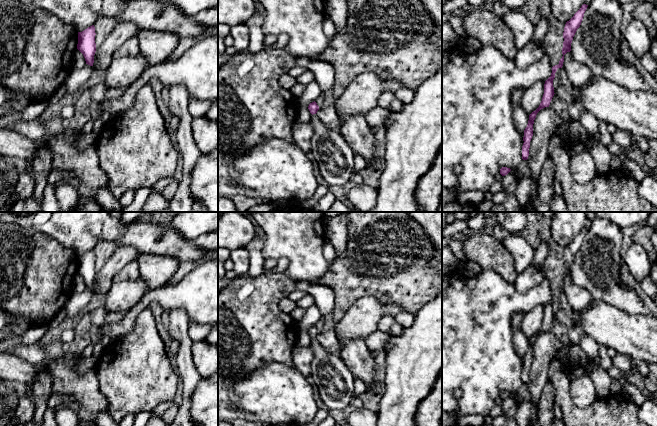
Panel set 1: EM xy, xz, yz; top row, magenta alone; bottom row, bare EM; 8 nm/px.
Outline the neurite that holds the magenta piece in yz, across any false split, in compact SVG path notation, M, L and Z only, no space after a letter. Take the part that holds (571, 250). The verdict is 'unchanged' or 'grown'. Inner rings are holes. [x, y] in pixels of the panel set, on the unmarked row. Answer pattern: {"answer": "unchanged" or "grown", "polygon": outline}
{"answer": "unchanged", "polygon": "M583 228L581 232L574 238L574 240L565 248L564 256L563 256L563 262L564 262L563 272L562 272L563 280L560 283L559 288L552 291L551 300L545 305L545 308L544 308L544 318L542 321L542 325L539 331L529 339L528 348L524 354L524 361L523 361L524 367L522 370L522 383L523 384L527 384L529 380L530 365L533 360L533 348L534 348L536 339L541 333L545 331L549 331L550 329L550 326L555 318L554 311L553 311L553 304L555 302L555 297L558 292L562 292L563 286L564 286L564 279L567 276L571 275L571 267L572 267L573 261L577 253L581 249L581 246L584 241L584 237L587 231L588 229Z"}

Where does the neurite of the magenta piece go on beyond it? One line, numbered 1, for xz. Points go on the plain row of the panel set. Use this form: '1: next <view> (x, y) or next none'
1: next none

